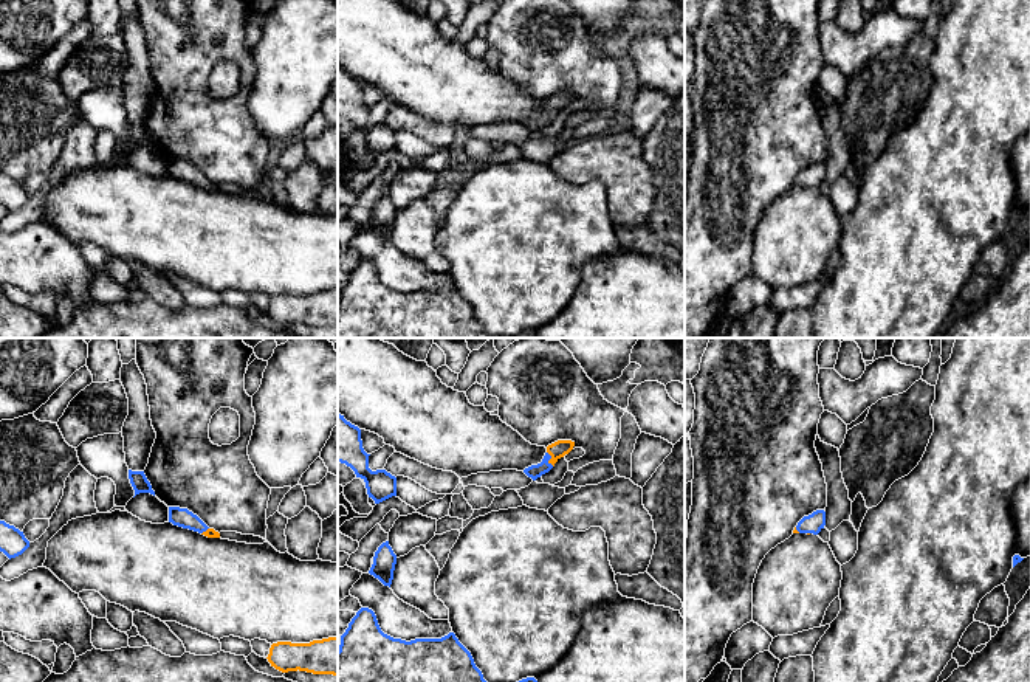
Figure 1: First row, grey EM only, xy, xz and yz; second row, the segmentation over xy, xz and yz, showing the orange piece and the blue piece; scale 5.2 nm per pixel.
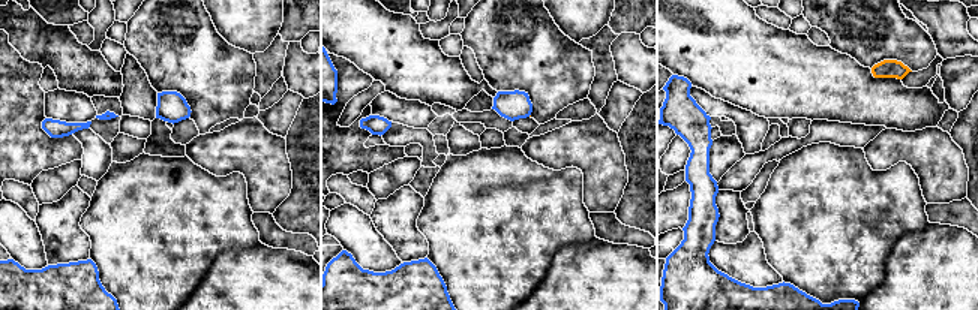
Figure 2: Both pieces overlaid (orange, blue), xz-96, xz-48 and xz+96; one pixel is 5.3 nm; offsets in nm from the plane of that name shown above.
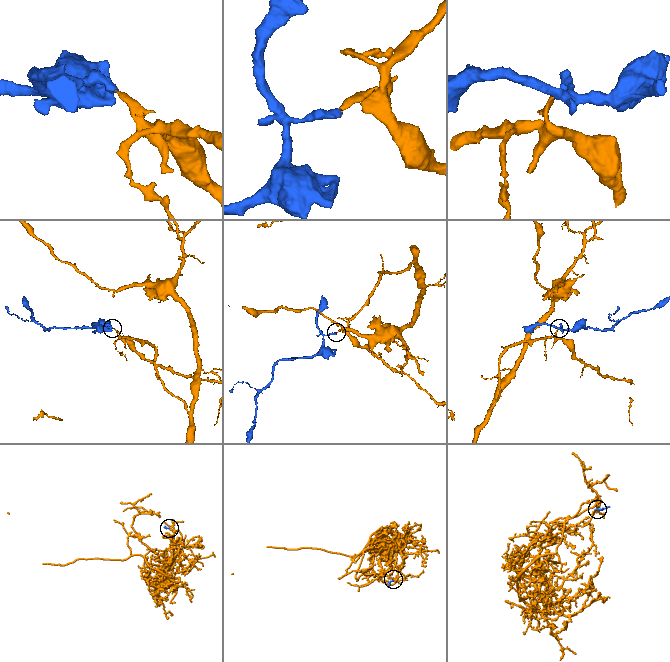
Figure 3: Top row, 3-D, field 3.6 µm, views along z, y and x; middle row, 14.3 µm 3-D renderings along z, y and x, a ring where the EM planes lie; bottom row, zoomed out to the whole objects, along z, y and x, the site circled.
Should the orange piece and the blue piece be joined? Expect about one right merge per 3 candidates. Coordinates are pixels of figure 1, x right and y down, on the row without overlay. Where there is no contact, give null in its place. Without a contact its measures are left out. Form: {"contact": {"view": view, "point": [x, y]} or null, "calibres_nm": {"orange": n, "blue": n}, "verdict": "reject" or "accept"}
{"contact": {"view": "xz", "point": [550, 112]}, "calibres_nm": {"orange": 90, "blue": 70}, "verdict": "reject"}

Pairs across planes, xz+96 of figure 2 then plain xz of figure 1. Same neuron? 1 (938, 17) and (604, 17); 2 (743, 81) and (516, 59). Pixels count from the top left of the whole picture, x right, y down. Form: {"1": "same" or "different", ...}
{"1": "different", "2": "different"}

